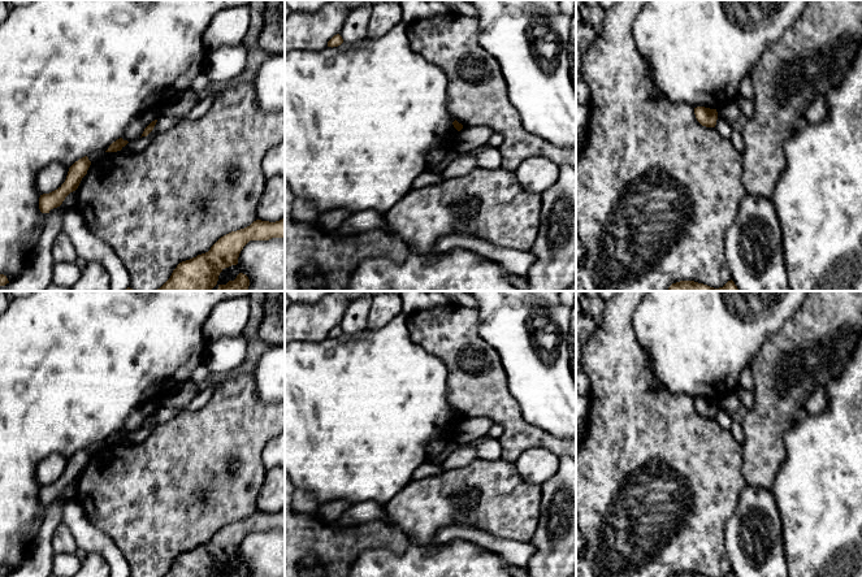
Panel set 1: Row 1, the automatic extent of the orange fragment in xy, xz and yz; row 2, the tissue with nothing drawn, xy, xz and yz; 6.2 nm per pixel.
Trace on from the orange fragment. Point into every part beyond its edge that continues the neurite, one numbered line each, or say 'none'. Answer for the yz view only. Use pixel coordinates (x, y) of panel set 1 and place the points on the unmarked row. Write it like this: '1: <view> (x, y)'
none

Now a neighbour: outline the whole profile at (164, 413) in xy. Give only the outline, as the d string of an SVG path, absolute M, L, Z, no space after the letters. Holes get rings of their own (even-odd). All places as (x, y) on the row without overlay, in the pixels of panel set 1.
M161 405L157 409L157 413L156 413L153 421L147 428L142 428L142 429L129 433L125 438L122 438L121 442L130 443L130 444L142 443L152 433L152 430L155 429L156 425L169 421L178 412L179 412L178 409Z

